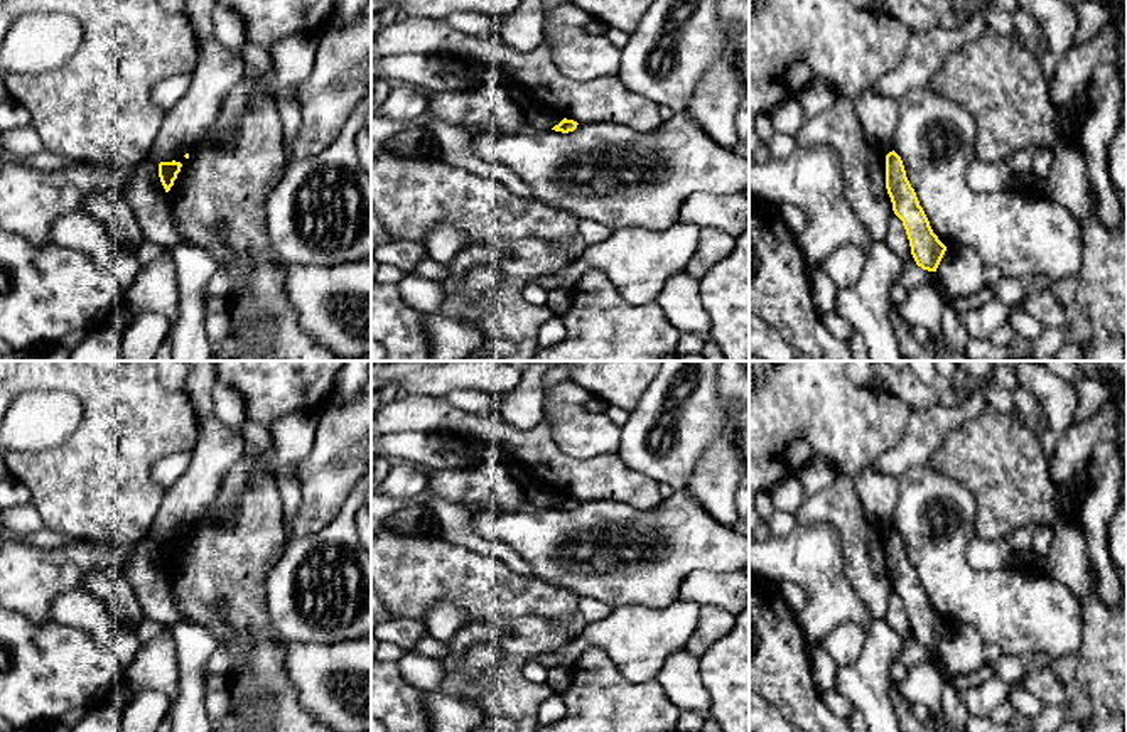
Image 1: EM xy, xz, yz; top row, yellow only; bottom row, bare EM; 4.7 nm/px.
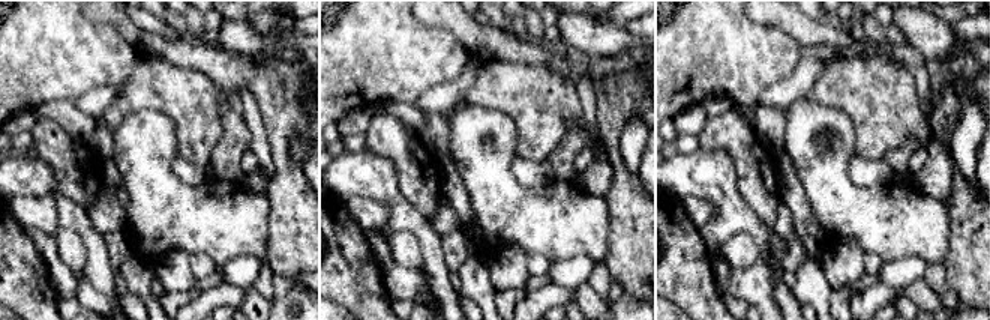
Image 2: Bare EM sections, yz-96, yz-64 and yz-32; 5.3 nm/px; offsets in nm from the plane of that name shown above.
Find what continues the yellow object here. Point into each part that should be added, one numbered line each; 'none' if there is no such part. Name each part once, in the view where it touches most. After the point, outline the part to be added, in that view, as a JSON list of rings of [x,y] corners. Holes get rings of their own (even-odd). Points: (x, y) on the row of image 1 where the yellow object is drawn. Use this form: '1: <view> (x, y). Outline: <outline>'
none

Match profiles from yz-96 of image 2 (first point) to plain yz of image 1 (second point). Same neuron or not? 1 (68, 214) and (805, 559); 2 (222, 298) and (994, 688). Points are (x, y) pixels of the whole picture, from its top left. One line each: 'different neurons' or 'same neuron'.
1: same neuron
2: same neuron

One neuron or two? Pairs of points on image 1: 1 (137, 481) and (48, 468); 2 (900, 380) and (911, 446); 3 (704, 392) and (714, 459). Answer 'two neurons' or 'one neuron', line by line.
1: one neuron
2: two neurons
3: two neurons

